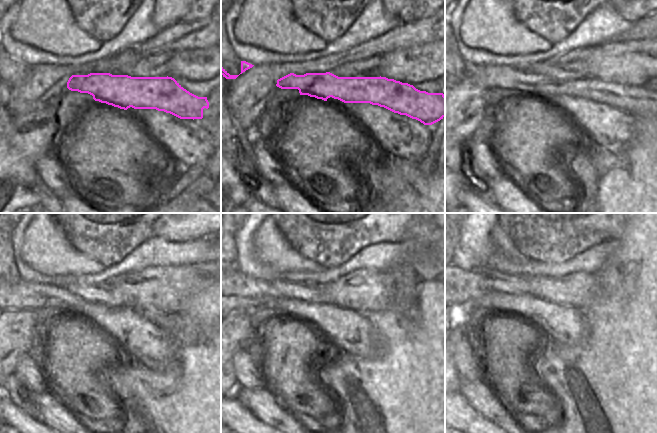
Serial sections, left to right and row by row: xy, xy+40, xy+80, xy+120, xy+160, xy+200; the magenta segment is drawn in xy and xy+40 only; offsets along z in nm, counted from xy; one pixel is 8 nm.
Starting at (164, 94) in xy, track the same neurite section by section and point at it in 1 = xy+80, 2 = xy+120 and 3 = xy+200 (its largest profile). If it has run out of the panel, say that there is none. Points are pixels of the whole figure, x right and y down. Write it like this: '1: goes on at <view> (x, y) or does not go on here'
1: goes on at xy+80 (635, 99)
2: goes on at xy+120 (17, 295)
3: goes on at xy+200 (465, 285)

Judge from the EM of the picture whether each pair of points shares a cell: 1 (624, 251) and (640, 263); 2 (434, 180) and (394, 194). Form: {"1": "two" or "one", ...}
{"1": "one", "2": "one"}

